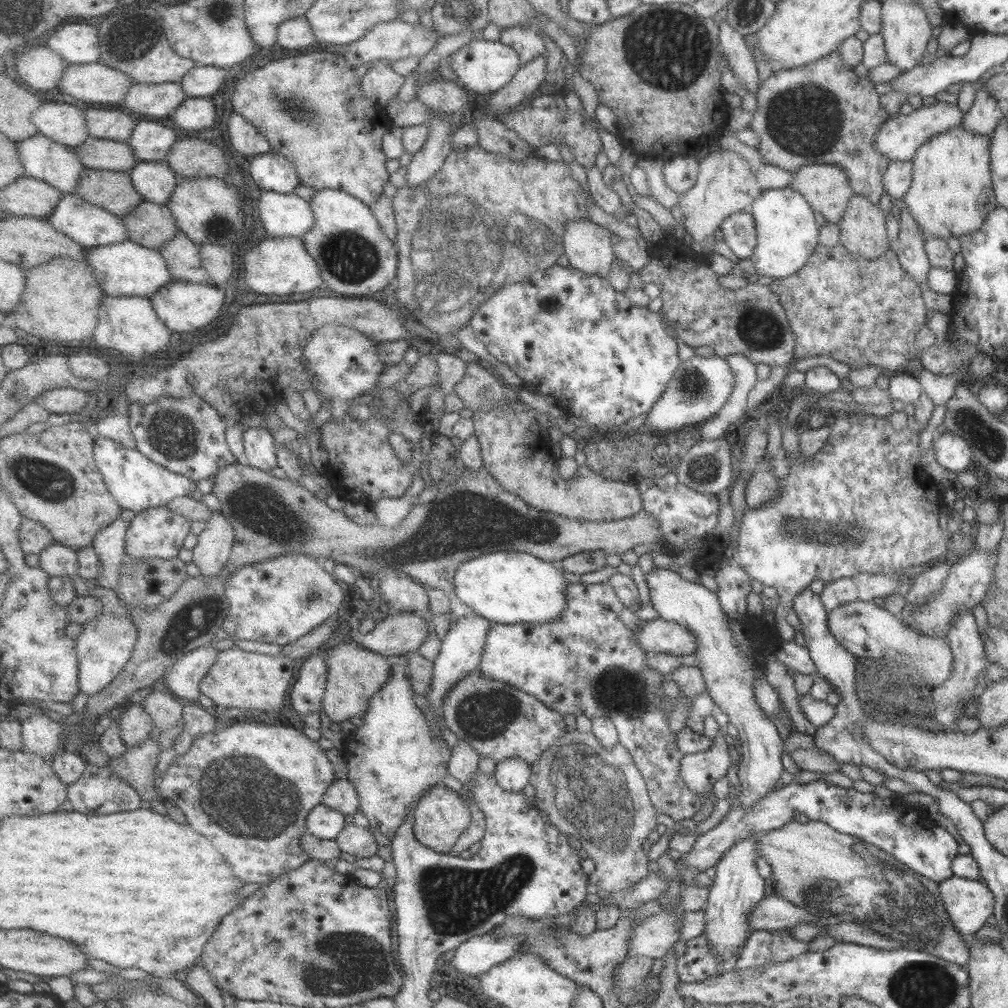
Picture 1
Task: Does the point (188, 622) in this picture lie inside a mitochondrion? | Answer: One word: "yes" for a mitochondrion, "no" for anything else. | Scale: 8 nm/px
yes

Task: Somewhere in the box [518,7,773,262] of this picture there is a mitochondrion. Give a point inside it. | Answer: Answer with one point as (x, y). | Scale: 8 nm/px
(671, 48)

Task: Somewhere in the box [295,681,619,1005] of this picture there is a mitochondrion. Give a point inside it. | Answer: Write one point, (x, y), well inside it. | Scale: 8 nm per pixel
(455, 900)

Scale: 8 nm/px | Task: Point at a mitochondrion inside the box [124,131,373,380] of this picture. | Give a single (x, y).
(217, 226)

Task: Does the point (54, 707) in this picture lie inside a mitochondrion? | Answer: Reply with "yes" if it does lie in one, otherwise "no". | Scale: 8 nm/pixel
no

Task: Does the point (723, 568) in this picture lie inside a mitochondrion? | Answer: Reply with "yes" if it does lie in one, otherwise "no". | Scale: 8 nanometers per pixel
no

